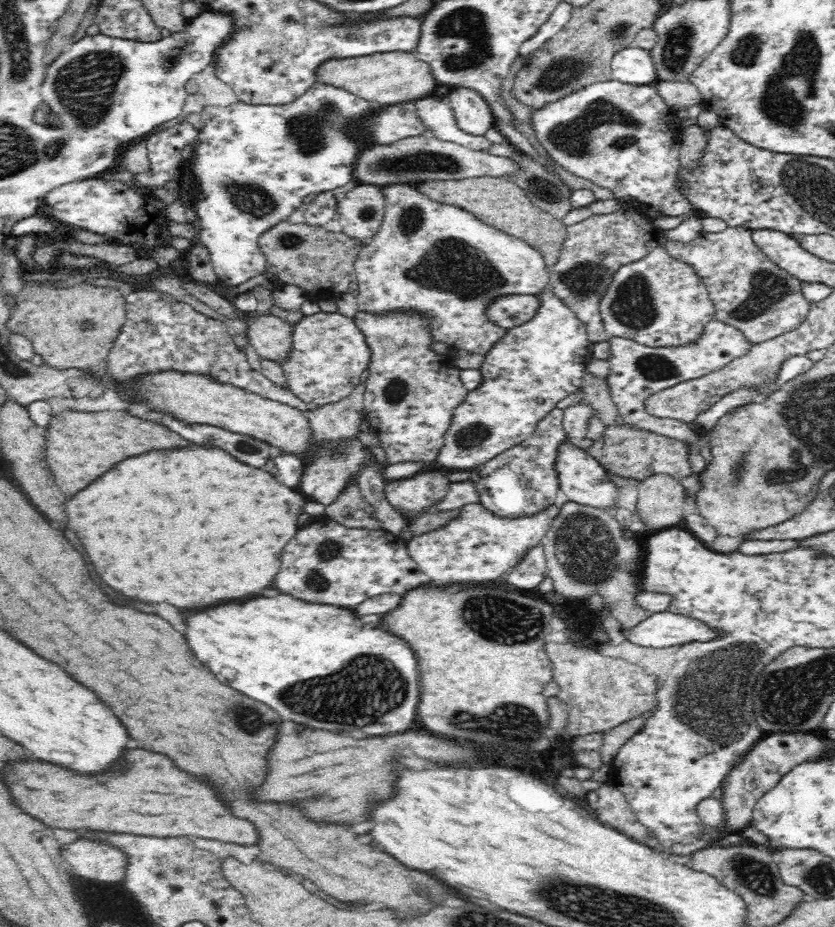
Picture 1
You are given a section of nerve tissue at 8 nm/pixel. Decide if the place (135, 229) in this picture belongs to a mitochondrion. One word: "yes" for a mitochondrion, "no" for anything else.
no

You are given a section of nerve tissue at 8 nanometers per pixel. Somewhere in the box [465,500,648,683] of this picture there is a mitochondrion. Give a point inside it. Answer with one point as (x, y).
(587, 552)

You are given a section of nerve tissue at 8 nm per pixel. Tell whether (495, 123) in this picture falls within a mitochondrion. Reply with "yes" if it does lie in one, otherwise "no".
no

